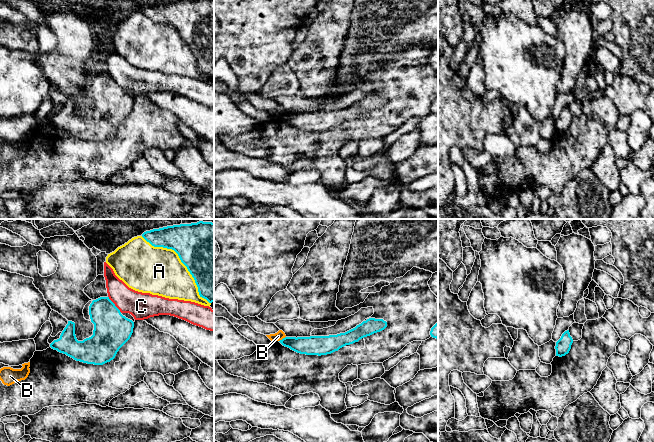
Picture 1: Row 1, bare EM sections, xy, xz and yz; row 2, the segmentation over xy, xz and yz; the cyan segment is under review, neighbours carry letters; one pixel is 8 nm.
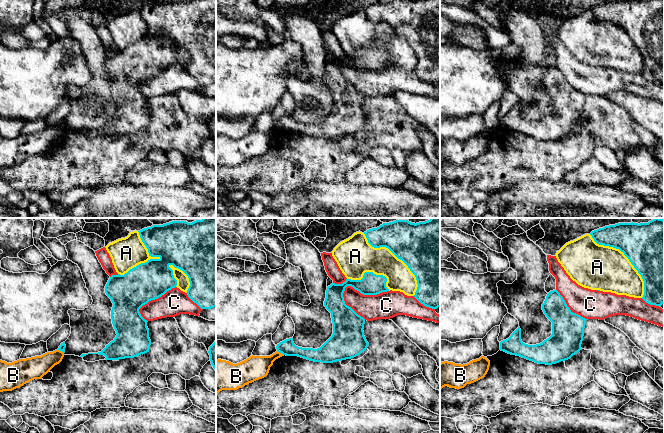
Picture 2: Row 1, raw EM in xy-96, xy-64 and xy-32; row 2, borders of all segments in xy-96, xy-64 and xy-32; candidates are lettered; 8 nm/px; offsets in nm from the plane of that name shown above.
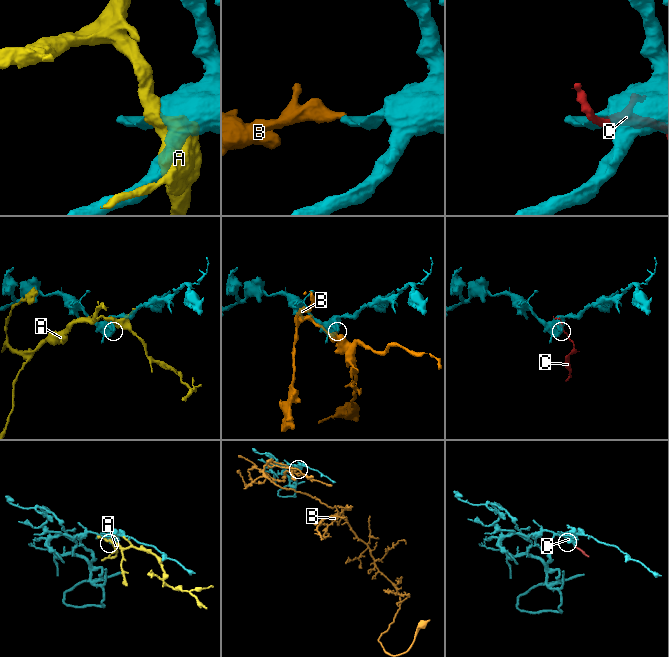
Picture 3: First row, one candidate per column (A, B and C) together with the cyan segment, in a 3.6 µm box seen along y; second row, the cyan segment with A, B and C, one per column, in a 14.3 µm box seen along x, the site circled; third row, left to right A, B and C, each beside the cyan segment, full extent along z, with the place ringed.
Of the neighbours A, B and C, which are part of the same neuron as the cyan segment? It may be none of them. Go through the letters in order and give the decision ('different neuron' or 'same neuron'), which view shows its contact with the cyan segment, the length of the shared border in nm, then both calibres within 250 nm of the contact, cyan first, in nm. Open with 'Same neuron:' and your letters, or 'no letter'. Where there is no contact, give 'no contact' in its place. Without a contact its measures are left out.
Same neuron: no letter
A: different neuron; meets cyan in xy; contact 800 nm long; 460 nm thick on the cyan side, 380 nm on the other
B: different neuron; meets cyan in xz; contact 70 nm long; 160 nm thick on the cyan side, 70 nm on the other
C: different neuron; meets cyan in xy; contact 170 nm long; 300 nm thick on the cyan side, 220 nm on the other

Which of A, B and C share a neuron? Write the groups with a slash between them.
A / B / C

